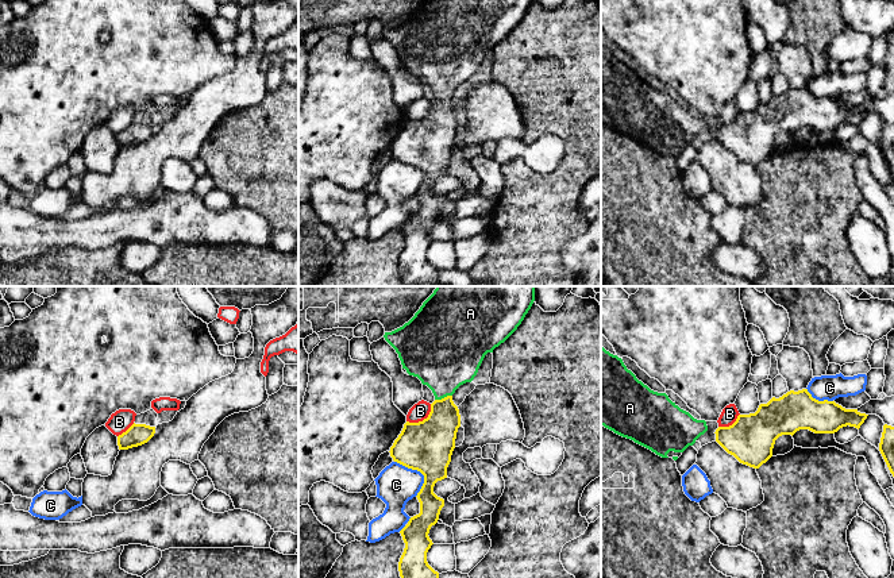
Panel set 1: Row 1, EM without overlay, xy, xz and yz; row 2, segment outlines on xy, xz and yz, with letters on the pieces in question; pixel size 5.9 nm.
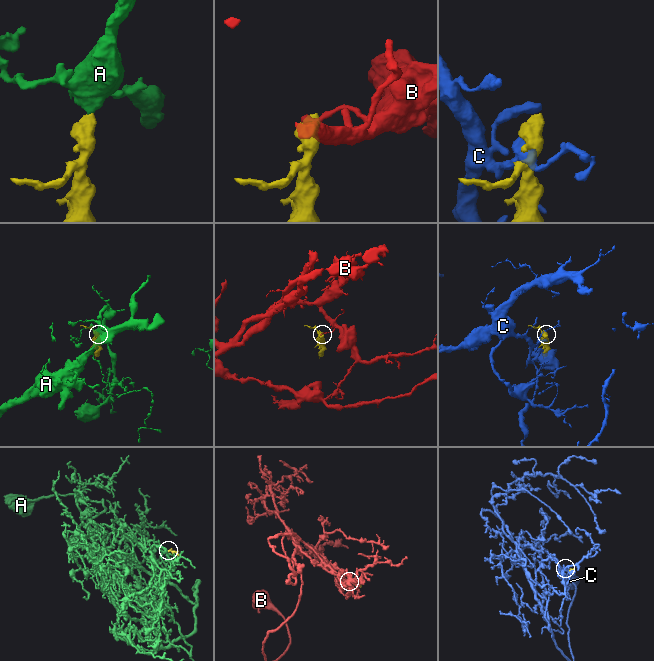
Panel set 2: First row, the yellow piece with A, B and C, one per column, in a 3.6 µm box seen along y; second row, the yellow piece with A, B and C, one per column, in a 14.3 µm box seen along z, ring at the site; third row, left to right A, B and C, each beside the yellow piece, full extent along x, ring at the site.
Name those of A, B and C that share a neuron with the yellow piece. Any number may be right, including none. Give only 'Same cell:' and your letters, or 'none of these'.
Same cell: A

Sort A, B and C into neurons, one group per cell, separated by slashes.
A / B / C

